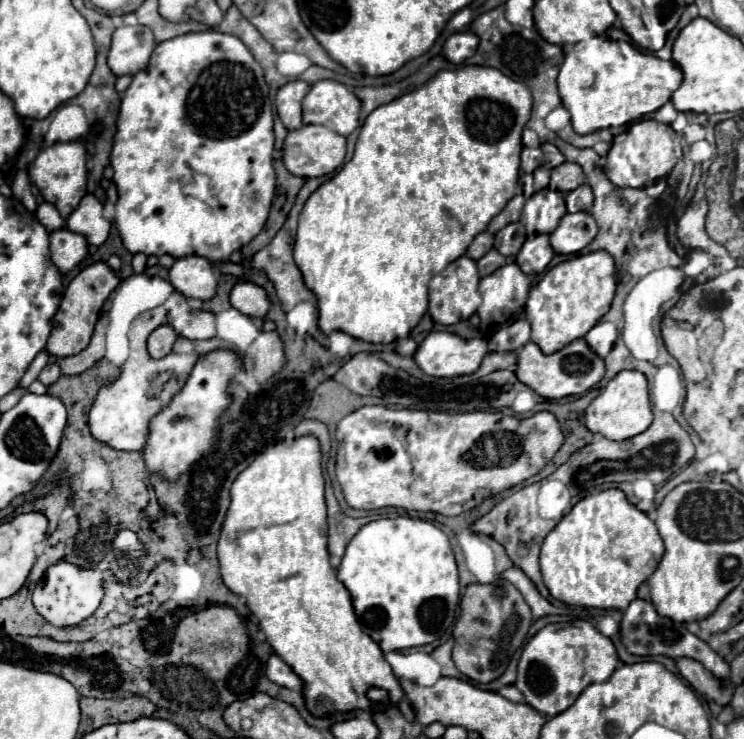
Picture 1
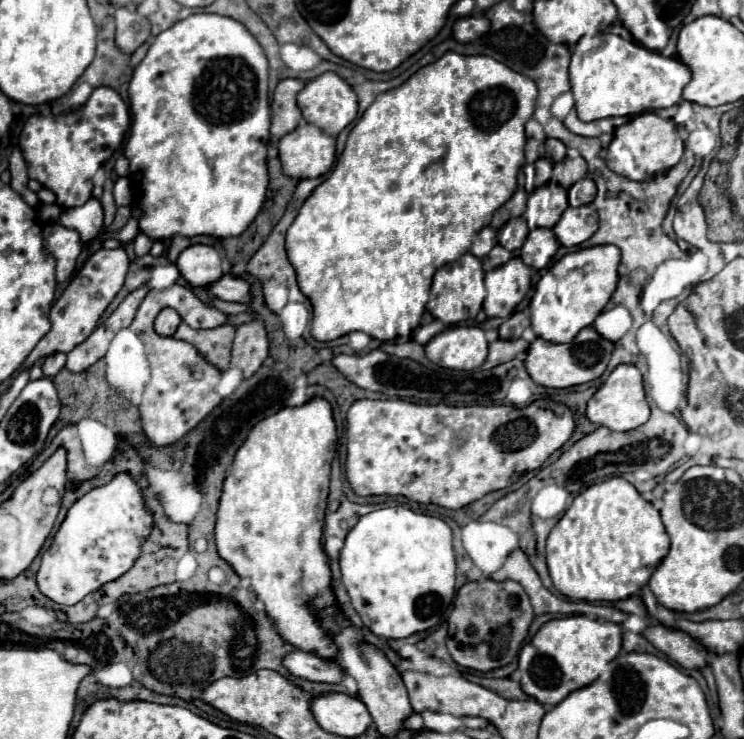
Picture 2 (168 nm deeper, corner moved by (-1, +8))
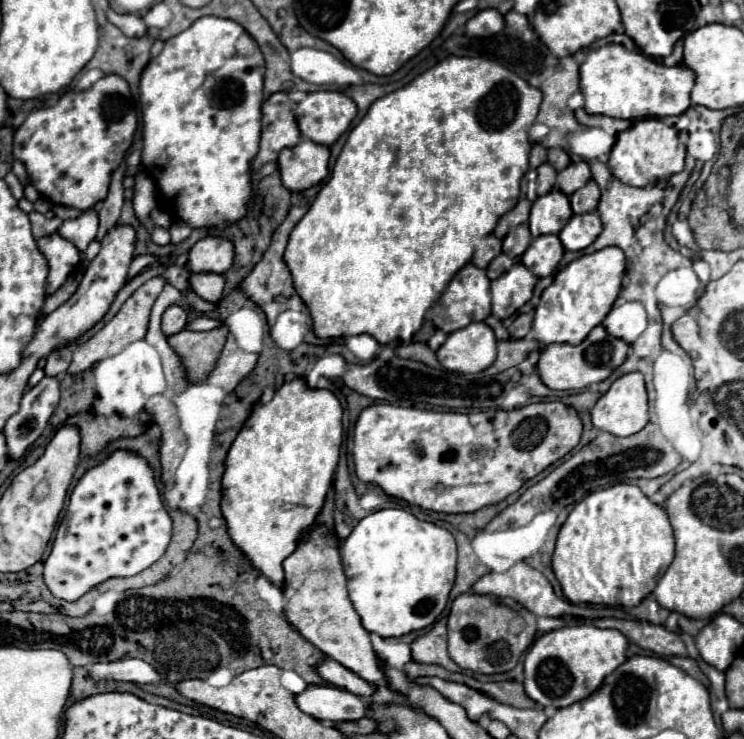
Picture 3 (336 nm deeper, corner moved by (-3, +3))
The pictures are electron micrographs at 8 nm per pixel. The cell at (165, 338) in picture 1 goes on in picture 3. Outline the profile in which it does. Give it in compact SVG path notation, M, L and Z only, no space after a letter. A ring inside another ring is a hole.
M171 305L163 313L163 333L165 335L175 335L179 333L187 323L187 311L181 305Z

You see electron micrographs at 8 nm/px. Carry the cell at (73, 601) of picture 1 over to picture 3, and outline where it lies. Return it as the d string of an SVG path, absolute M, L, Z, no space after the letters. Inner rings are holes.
M117 449L97 467L91 467L75 485L63 523L59 523L53 549L45 561L45 583L49 591L65 601L75 601L91 587L97 587L109 577L131 577L151 567L167 549L171 539L171 517L161 501L155 473L145 457L139 453Z

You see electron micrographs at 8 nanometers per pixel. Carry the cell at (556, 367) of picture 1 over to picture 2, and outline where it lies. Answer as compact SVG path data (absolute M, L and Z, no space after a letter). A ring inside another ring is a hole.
M587 326L575 336L573 342L567 342L567 344L553 344L553 342L545 342L543 338L535 338L529 344L525 368L531 376L531 380L539 386L569 388L569 386L585 384L585 382L599 378L609 364L611 352L613 352L613 344L609 340L601 338L591 326Z

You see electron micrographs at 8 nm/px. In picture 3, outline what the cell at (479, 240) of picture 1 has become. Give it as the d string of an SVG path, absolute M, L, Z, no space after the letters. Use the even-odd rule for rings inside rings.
M487 235L475 249L471 263L479 269L487 269L487 265L501 253L501 241L495 235Z

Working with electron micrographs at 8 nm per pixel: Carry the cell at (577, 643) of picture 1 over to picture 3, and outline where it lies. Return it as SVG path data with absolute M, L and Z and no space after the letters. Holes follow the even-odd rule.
M565 625L541 635L525 655L525 693L543 707L567 707L591 695L627 659L629 641L615 629Z

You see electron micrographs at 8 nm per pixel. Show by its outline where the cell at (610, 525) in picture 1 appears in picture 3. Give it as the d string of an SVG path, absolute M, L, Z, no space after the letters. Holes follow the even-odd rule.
M619 483L589 493L563 523L553 553L553 571L571 603L639 605L657 585L657 575L675 557L667 511L651 503L637 485Z

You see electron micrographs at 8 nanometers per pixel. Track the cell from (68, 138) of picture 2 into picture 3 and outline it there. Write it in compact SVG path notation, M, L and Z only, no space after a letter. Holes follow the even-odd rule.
M103 75L91 89L85 91L67 91L61 95L57 105L31 111L31 115L15 129L13 135L13 157L21 161L29 173L31 185L39 195L51 203L91 209L97 201L103 201L109 193L111 173L119 167L129 151L137 131L137 111L131 99L127 81L121 75Z

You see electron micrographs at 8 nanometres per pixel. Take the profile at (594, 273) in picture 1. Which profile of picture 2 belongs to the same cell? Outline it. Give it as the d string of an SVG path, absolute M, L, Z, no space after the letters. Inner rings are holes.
M593 246L565 254L555 262L535 286L531 298L531 326L535 334L549 342L571 342L579 330L593 324L617 288L617 266L621 252L617 246Z

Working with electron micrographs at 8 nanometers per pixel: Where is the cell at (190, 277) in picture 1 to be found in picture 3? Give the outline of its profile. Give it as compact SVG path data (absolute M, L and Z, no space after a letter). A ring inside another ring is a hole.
M203 237L189 251L191 271L225 273L235 257L233 243L223 237Z

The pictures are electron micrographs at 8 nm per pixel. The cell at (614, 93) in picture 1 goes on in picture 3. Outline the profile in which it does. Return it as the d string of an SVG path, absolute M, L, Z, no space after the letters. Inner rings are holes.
M603 45L597 51L589 51L581 65L581 93L585 97L585 111L611 115L617 119L641 119L641 117L667 117L681 115L689 109L691 89L695 85L695 73L689 67L667 67L643 53L627 51L623 45Z

